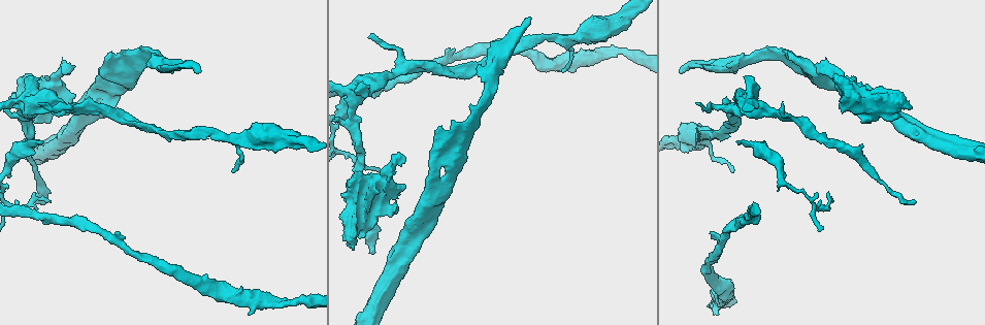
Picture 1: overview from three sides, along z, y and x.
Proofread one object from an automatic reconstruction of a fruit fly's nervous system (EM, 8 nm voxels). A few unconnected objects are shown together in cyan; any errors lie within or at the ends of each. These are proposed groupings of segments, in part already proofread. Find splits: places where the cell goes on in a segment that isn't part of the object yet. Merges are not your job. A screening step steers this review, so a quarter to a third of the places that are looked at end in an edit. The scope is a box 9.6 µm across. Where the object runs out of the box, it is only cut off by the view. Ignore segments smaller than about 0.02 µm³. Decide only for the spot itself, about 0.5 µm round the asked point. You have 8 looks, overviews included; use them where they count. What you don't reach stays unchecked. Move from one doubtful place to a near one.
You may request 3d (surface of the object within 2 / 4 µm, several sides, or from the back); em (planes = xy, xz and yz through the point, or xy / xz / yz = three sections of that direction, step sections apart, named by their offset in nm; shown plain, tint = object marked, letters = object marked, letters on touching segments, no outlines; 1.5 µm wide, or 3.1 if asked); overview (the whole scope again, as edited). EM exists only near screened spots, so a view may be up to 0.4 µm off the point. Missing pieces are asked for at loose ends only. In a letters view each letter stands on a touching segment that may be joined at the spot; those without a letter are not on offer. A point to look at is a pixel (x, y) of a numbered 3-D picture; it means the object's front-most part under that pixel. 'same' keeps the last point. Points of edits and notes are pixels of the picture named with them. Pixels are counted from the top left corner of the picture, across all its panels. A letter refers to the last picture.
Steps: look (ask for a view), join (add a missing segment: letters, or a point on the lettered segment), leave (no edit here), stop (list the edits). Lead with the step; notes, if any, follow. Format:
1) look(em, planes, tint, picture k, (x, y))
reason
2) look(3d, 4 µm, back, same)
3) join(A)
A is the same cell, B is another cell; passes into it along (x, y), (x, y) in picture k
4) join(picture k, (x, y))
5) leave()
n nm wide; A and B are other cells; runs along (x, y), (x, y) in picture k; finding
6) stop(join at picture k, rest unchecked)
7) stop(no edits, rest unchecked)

look(em, planes, tint, picture 1, (404, 156))
branch stops here

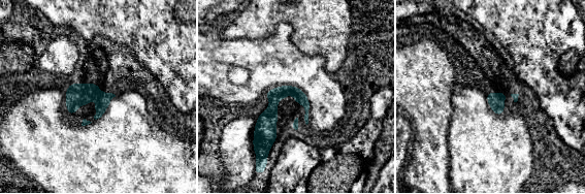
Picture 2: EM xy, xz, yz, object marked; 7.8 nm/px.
look(em, planes, letters, same)

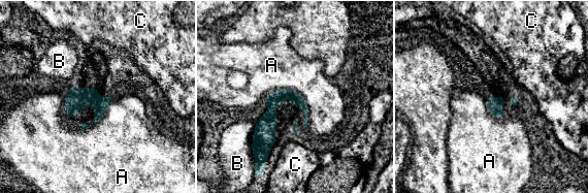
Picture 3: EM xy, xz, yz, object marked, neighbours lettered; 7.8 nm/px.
leave()
A, B and C are other cells; none of them fits

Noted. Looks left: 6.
look(em, xy, step 8, tint, picture 1, (369, 38))
tapers out

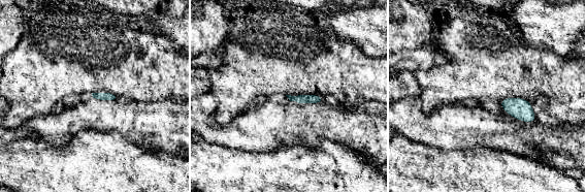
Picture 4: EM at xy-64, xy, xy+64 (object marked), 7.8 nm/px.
look(em, planes, tint, same)

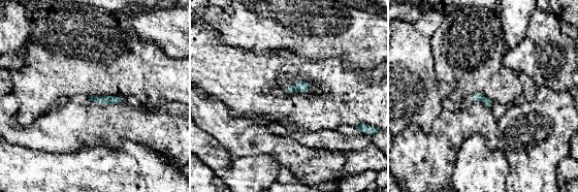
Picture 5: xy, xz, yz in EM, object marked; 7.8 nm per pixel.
look(em, planes, letters, same)

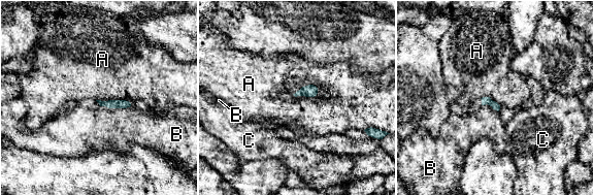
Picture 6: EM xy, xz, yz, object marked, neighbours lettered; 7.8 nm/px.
leave()
A, B and C are other cells; border along (319, 88), (316, 97), (292, 94) in picture 6; no lettered segment goes on from it

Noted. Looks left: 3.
look(em, planes, letters, picture 1, (564, 69))
thin end

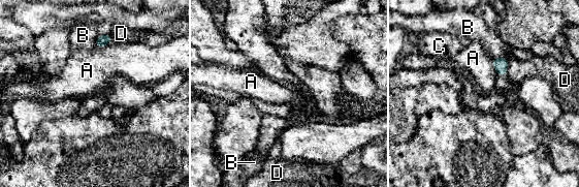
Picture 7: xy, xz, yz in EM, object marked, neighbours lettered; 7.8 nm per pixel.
leave()
A, B, C and D are other cells; border along (113, 40), (103, 47), (94, 45) in picture 7; none of them fits

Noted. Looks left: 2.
stop(no edits, rest unchecked)

